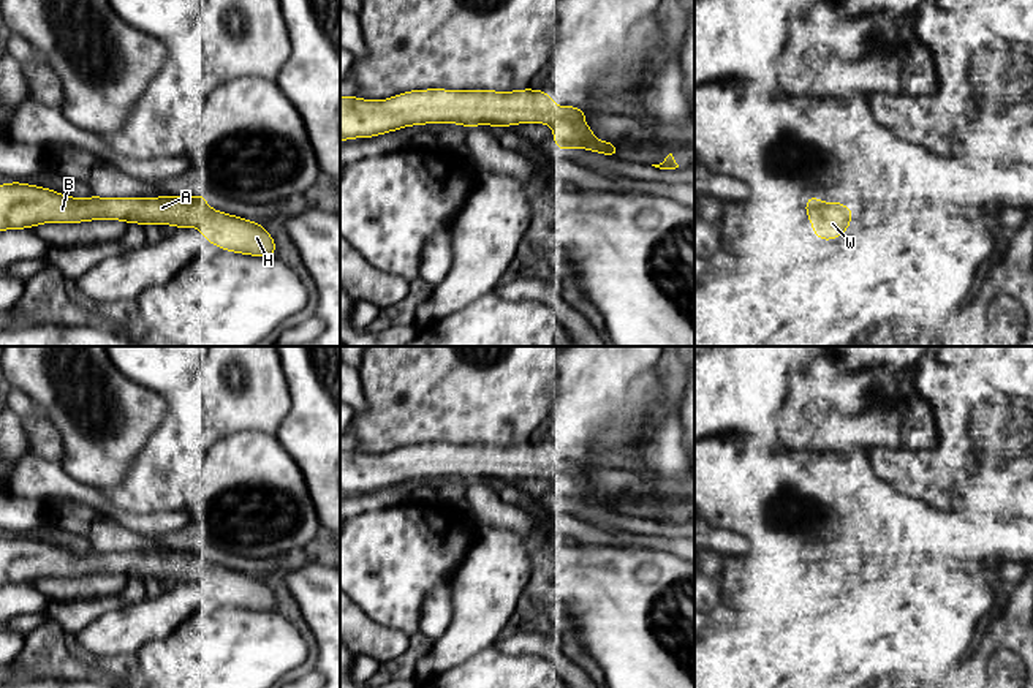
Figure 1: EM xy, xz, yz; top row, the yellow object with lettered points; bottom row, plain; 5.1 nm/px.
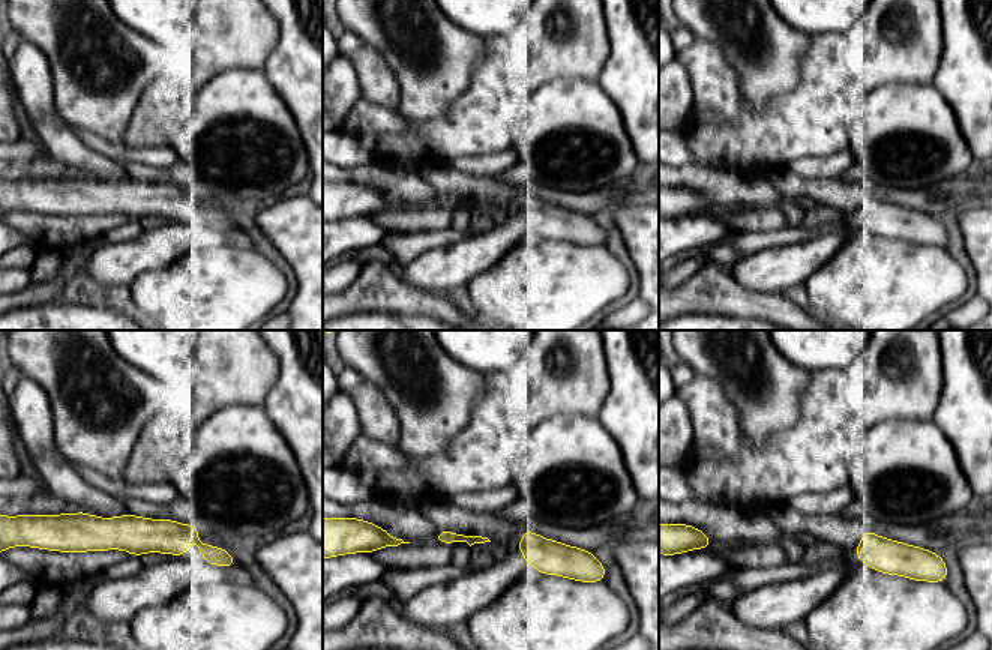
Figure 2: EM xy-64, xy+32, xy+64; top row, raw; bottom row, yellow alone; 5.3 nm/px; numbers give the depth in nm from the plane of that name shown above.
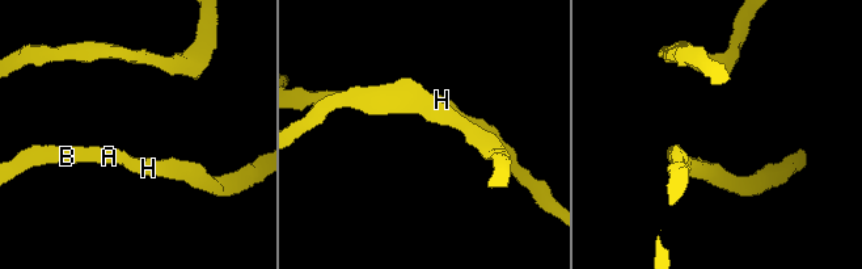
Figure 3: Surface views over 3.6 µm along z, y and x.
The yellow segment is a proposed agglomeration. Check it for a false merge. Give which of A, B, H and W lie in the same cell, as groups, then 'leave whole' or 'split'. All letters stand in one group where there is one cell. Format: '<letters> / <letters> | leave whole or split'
A B H W | leave whole

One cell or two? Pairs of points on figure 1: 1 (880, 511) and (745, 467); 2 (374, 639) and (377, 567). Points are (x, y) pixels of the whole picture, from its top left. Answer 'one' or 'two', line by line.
1: one
2: two

